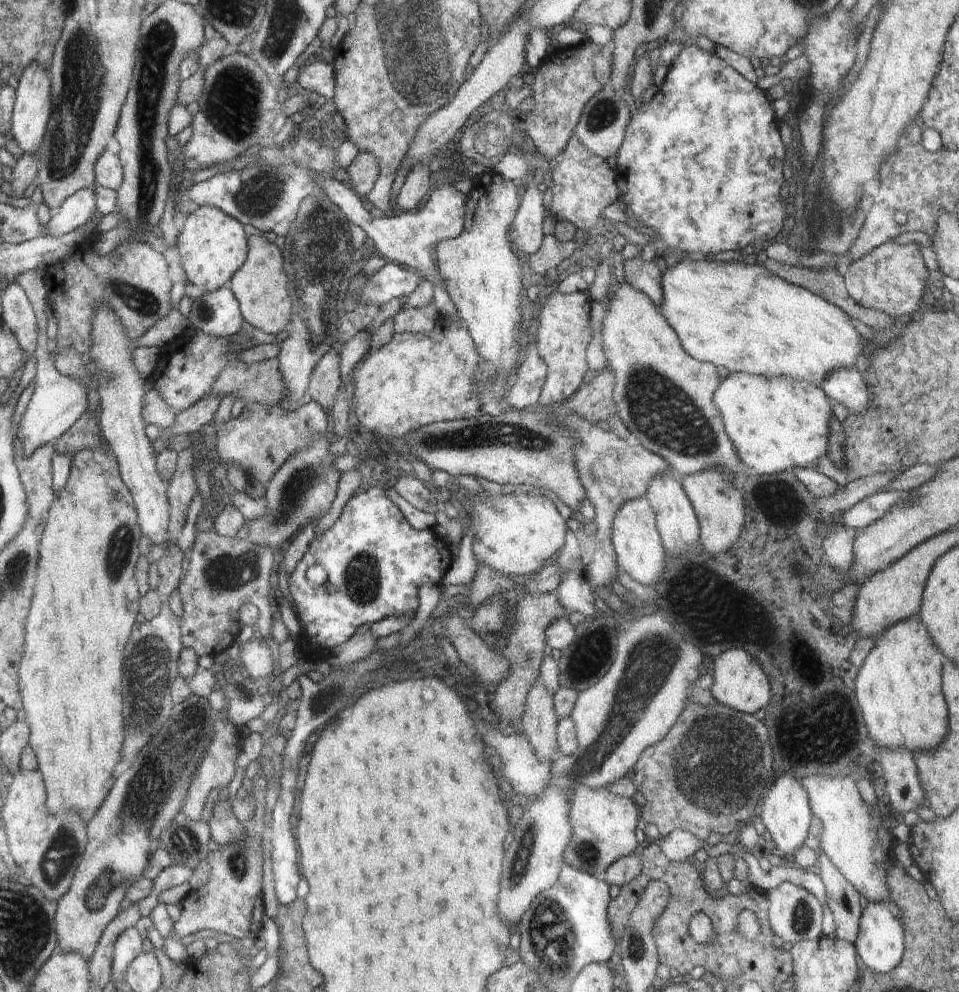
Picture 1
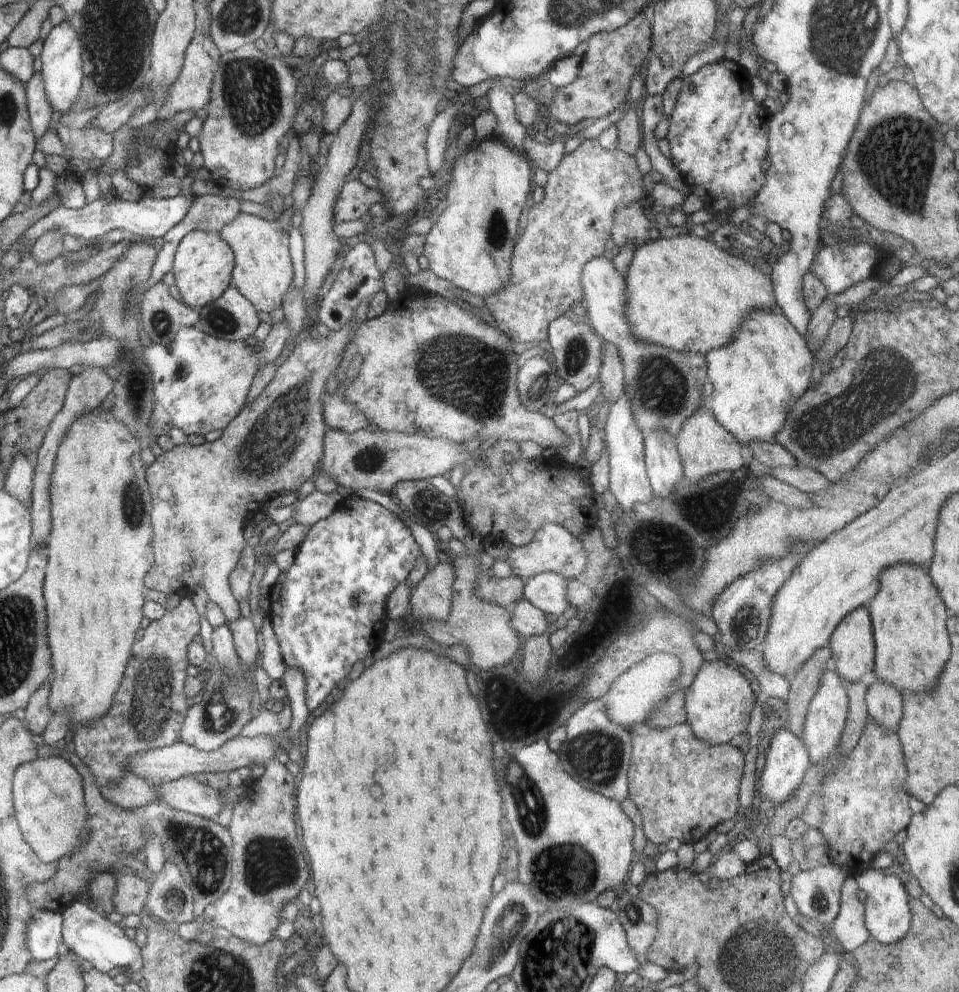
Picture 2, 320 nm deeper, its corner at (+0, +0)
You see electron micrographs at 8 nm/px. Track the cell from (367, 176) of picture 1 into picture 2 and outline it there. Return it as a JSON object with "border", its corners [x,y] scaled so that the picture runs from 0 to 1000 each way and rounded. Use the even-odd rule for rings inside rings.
{"border":[[[375,182],[360,183],[350,199],[349,213],[347,216],[350,226],[371,222],[372,220],[383,220],[384,211],[391,204],[396,204],[396,192],[386,191]]]}

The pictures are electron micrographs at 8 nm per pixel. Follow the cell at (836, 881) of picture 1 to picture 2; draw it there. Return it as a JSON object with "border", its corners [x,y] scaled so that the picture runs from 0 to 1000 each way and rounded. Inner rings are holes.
{"border":[[[884,883],[880,886],[873,924],[865,931],[864,936],[861,938],[862,946],[868,948],[880,960],[887,961],[908,946],[902,930],[902,911],[895,906],[896,896],[891,883]]]}

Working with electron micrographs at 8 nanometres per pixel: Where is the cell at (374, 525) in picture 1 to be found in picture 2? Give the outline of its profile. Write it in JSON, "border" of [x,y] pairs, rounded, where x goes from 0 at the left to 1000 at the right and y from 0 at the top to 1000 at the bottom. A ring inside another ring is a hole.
{"border":[[[361,500],[342,522],[334,523],[330,528],[324,530],[324,534],[321,535],[317,546],[308,554],[307,567],[300,577],[292,578],[287,589],[276,598],[282,607],[282,619],[279,621],[283,623],[283,630],[290,644],[296,669],[299,673],[315,676],[318,688],[319,710],[324,719],[330,719],[330,714],[332,714],[332,712],[342,704],[342,700],[365,679],[365,675],[367,675],[367,671],[369,671],[371,667],[380,665],[386,657],[390,658],[396,649],[403,645],[404,642],[399,639],[401,637],[400,611],[403,611],[403,603],[406,602],[406,599],[415,587],[419,587],[419,585],[425,583],[431,575],[431,571],[434,570],[435,563],[439,560],[440,556],[438,551],[434,544],[432,544],[428,533],[413,518],[398,511],[398,509],[386,503],[376,502],[375,500]]]}

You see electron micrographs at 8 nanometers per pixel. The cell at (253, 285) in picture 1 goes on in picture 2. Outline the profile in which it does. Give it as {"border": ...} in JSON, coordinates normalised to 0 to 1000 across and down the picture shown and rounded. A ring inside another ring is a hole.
{"border":[[[250,214],[227,235],[246,257],[243,285],[275,319],[292,309],[292,302],[304,284],[304,262],[300,256],[300,236],[286,232],[282,223]]]}

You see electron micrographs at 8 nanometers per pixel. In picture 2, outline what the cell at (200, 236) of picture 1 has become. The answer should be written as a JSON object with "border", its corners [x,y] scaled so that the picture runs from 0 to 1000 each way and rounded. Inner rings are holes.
{"border":[[[203,232],[197,234],[186,247],[180,262],[179,273],[182,287],[196,308],[210,311],[218,304],[223,304],[233,298],[240,288],[240,276],[246,267],[246,258],[242,258],[242,251],[227,235]]]}

